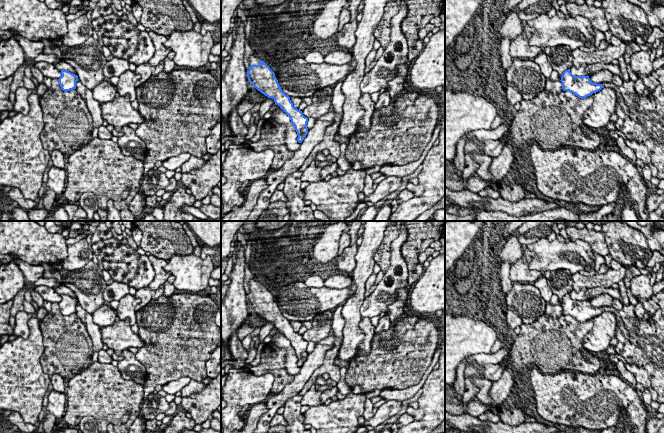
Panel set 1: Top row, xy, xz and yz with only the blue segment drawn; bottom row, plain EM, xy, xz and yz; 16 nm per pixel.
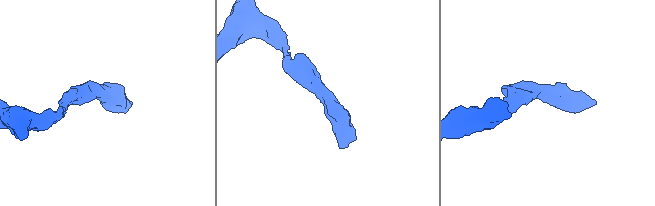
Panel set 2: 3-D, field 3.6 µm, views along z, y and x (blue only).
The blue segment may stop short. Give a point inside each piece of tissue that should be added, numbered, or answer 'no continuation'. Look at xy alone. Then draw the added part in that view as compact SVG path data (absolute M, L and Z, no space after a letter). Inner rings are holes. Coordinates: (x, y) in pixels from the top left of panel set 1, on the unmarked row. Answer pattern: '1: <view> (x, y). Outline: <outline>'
no continuation

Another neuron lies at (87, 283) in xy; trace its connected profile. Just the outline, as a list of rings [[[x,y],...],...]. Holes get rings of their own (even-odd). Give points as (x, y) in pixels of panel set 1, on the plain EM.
[[[91,260],[78,270],[56,270],[62,275],[62,284],[75,293],[79,305],[86,312],[93,314],[104,304],[103,292],[107,282],[98,264]]]

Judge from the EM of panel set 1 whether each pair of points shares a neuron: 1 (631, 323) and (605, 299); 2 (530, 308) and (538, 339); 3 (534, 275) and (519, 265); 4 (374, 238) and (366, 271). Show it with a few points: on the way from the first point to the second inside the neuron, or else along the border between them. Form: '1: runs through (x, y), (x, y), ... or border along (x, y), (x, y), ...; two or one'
1: border along (611, 305), (601, 307); two
2: border along (544, 313), (531, 323), (523, 324); two
3: runs through (530, 275), (523, 269); one
4: runs through (369, 246), (366, 250), (366, 263); one

